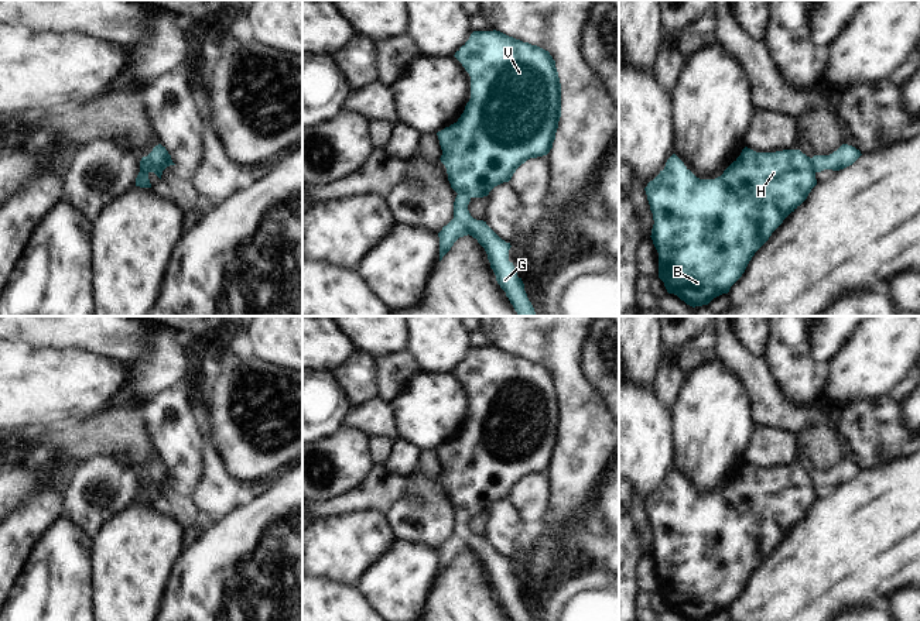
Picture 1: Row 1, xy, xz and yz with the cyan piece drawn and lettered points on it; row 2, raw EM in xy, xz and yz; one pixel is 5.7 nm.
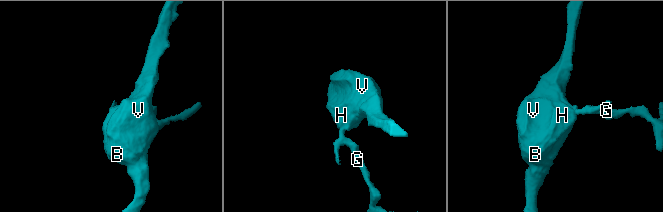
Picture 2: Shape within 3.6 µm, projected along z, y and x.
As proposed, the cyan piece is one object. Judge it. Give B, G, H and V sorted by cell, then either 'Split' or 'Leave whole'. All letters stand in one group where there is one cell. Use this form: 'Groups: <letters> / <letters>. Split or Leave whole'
Groups: B H V / G. Split

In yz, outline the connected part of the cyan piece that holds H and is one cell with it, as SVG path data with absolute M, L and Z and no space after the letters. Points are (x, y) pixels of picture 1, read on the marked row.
M745 147L715 179L697 178L673 154L644 188L654 220L650 237L659 253L659 278L667 292L692 308L728 294L755 253L815 185L814 161L800 150L756 152Z

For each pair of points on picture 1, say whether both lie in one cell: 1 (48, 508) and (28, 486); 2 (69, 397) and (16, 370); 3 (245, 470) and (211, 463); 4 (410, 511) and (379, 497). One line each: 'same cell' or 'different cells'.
1: different cells
2: same cell
3: different cells
4: different cells

